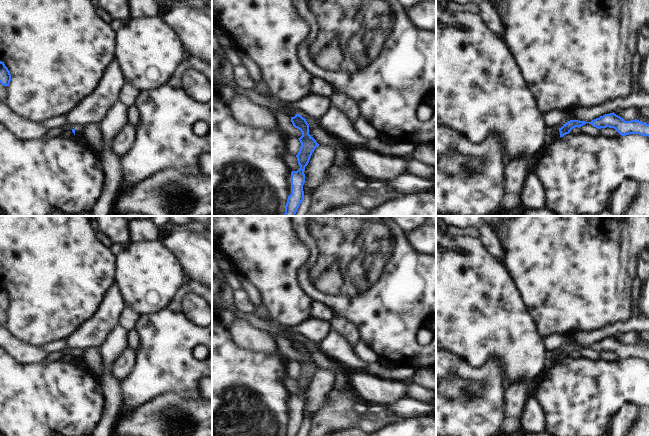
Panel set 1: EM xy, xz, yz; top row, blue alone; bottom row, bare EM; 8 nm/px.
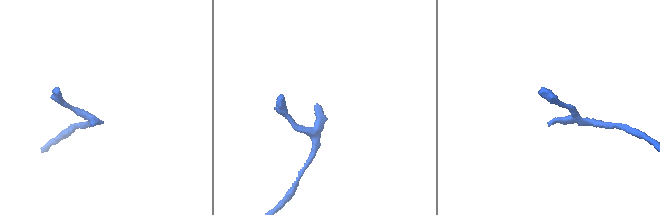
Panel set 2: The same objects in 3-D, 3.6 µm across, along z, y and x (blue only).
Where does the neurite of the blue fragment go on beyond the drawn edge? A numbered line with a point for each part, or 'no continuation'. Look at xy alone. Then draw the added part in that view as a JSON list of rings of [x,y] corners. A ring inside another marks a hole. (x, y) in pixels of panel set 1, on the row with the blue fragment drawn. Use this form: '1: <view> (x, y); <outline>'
1: xy (67, 133); [[[65,128],[65,130],[58,137],[61,137],[63,139],[66,139],[66,138],[73,138],[73,137],[75,137],[75,135],[72,132],[72,129]]]

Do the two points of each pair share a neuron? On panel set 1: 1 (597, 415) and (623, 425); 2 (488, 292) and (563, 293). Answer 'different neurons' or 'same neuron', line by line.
1: different neurons
2: different neurons

